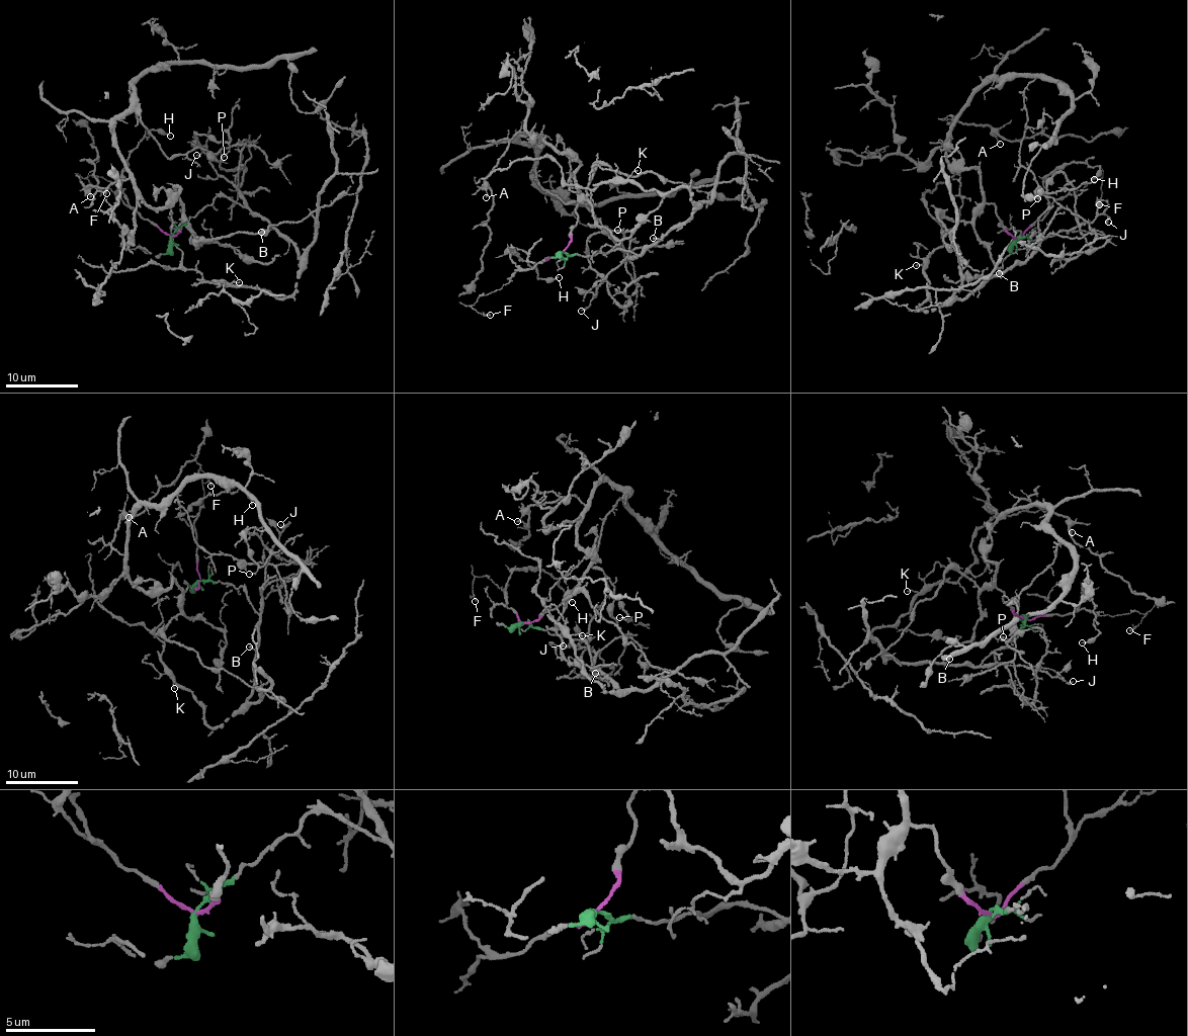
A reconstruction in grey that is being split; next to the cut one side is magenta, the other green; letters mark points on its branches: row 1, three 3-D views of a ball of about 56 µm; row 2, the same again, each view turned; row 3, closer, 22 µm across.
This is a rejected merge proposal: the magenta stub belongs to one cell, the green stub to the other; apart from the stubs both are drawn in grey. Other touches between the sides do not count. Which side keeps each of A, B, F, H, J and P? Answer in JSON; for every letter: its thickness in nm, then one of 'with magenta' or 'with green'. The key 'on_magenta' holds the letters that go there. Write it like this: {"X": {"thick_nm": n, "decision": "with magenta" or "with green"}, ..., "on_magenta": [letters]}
{"A": {"thick_nm": 100, "decision": "with magenta"}, "B": {"thick_nm": 150, "decision": "with green"}, "F": {"thick_nm": 90, "decision": "with magenta"}, "H": {"thick_nm": 150, "decision": "with magenta"}, "J": {"thick_nm": 130, "decision": "with green"}, "P": {"thick_nm": 70, "decision": "with magenta"}, "on_magenta": ["A", "F", "H", "P"]}

